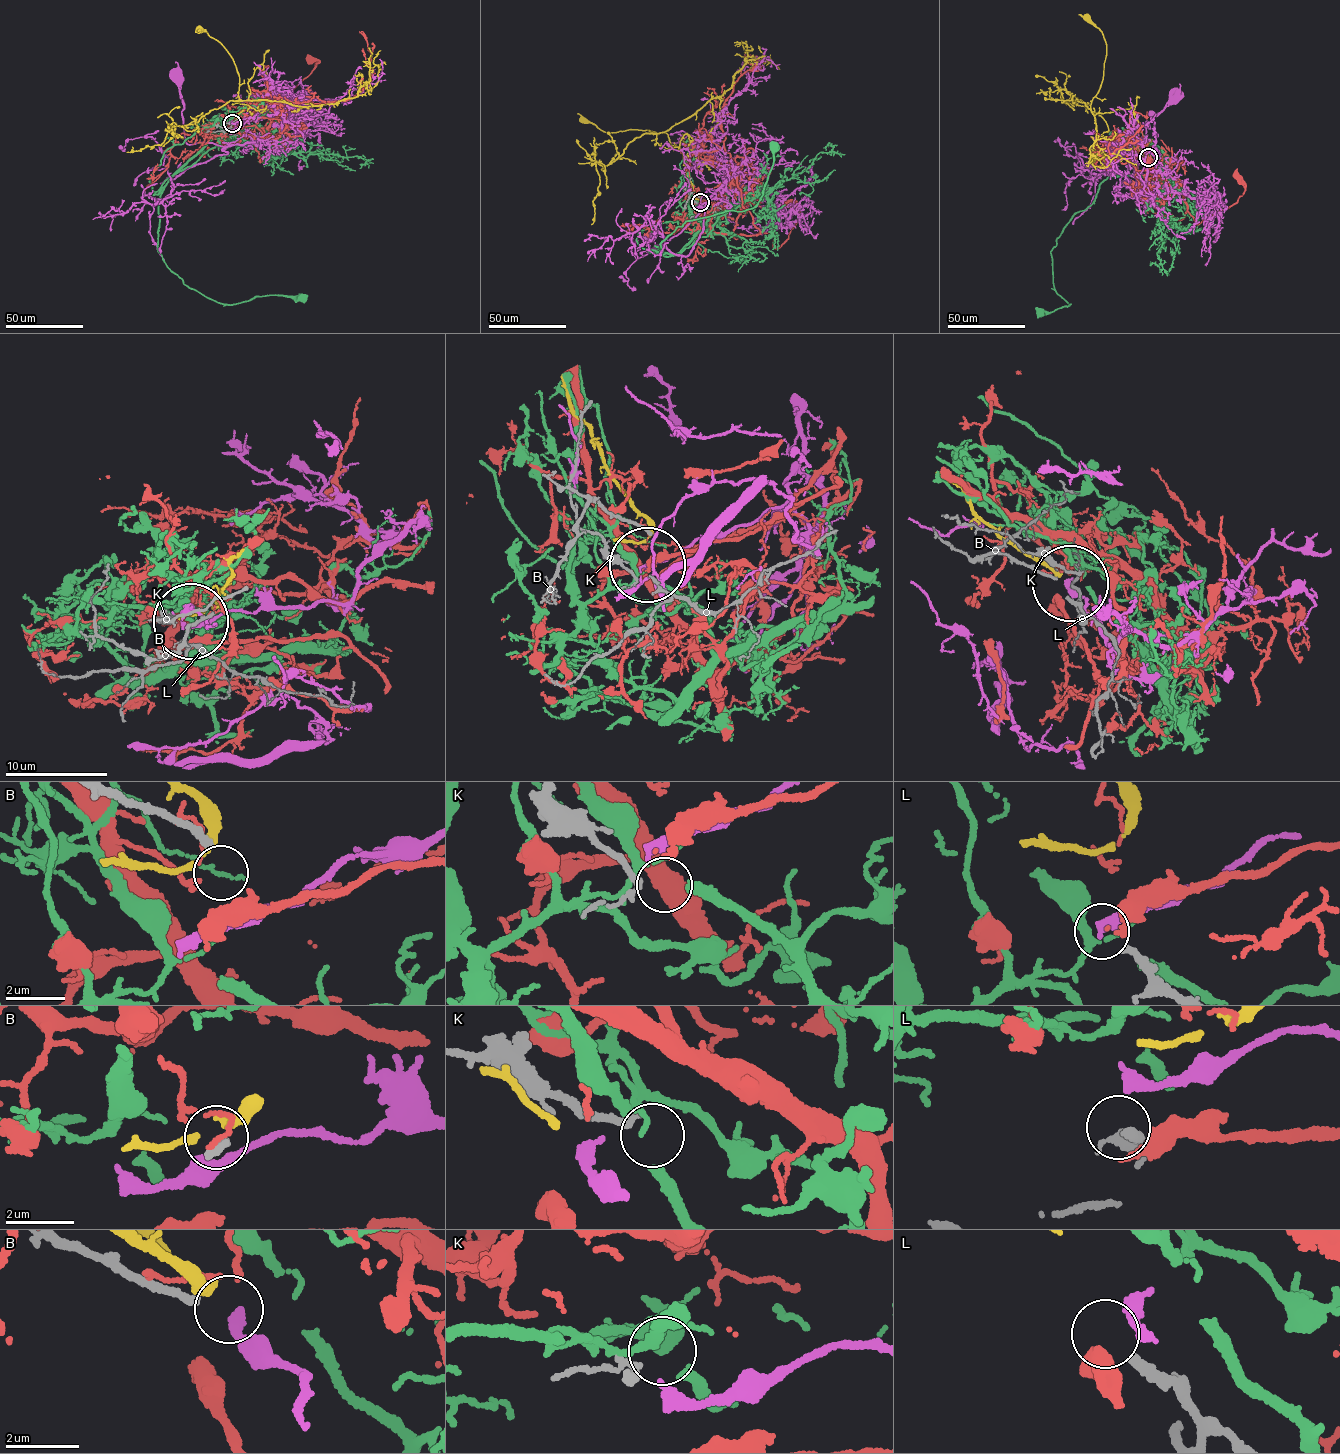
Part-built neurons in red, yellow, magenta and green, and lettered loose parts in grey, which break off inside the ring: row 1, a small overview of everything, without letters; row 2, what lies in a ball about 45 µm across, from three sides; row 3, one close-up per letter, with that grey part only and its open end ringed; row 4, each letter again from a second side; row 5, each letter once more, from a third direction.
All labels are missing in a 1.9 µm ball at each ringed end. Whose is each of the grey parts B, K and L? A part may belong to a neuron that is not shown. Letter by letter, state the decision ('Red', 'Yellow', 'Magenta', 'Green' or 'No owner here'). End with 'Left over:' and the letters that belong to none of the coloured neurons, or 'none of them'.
B: No owner here
K: No owner here
L: No owner here
Left over: B, K, L

